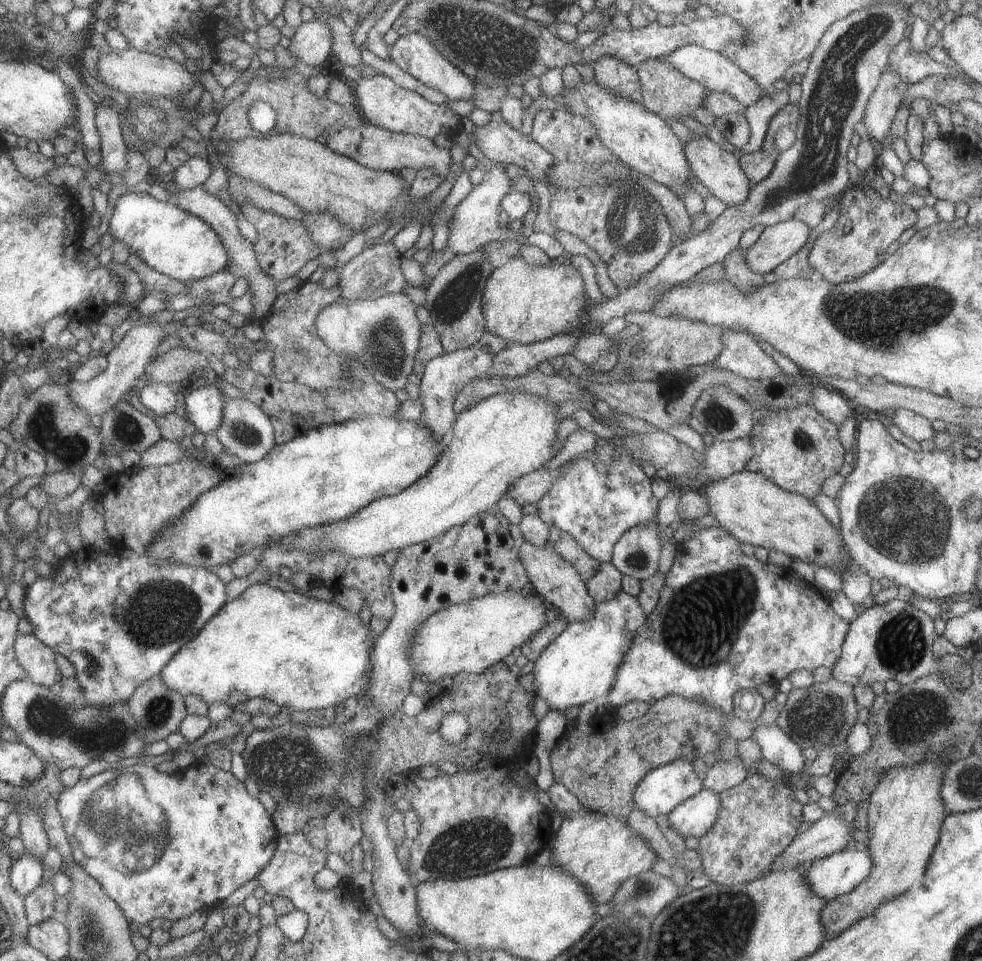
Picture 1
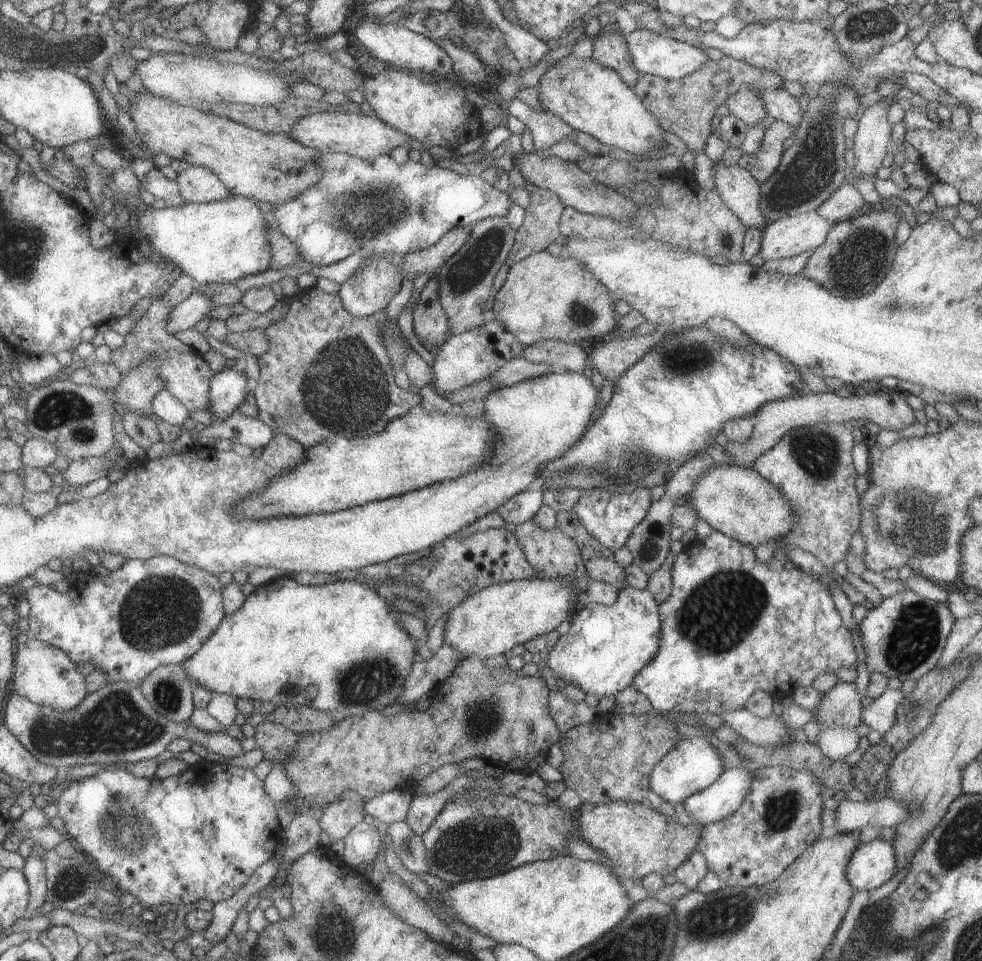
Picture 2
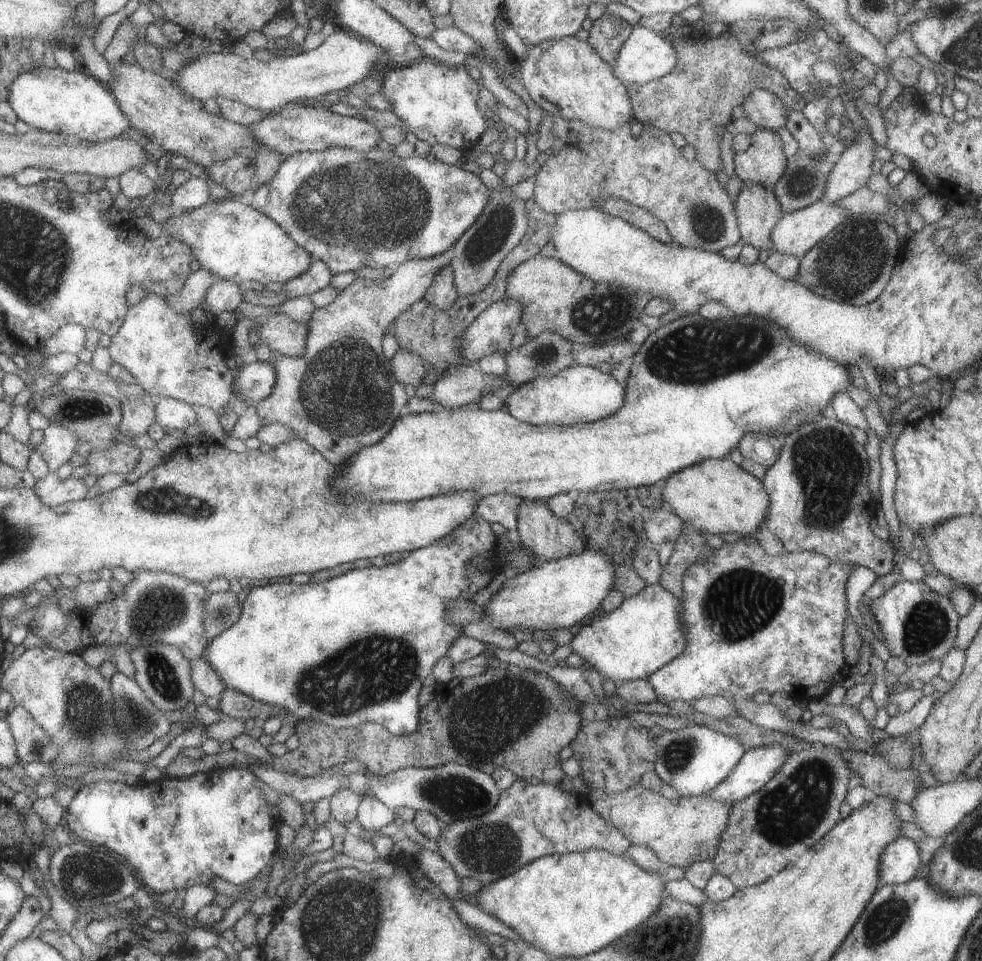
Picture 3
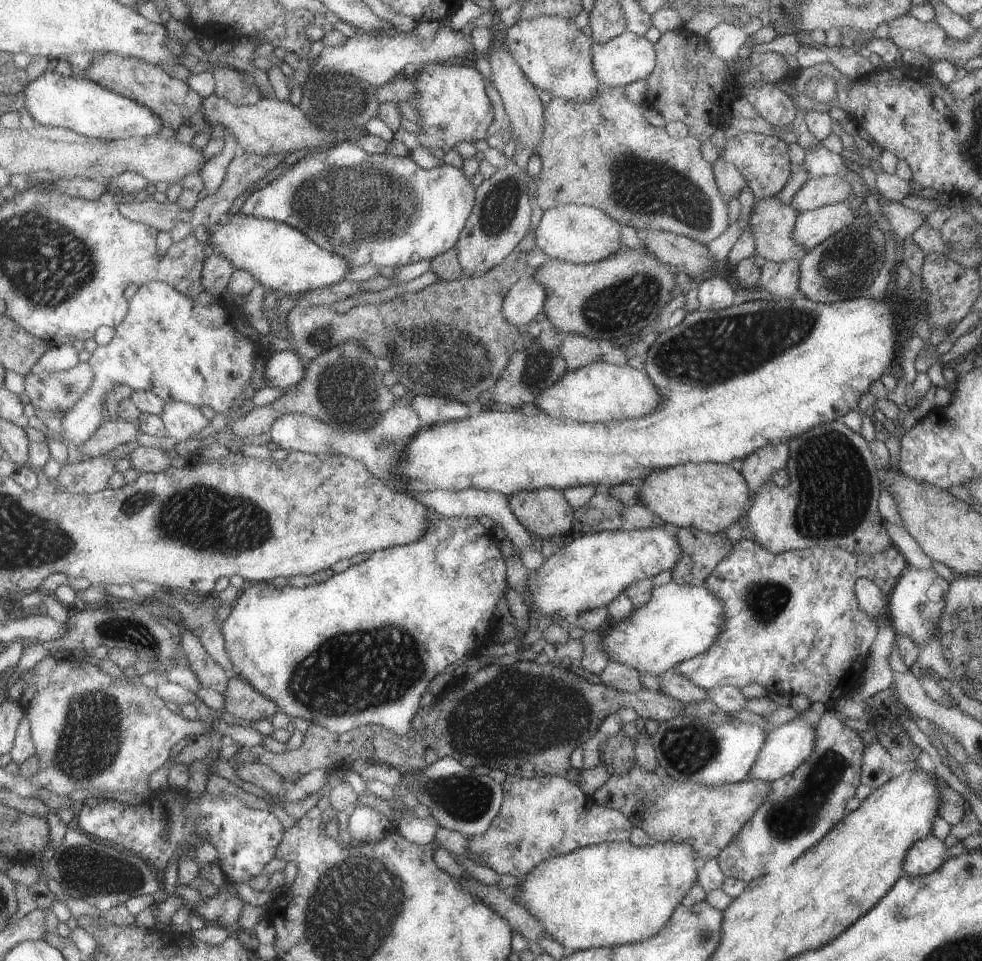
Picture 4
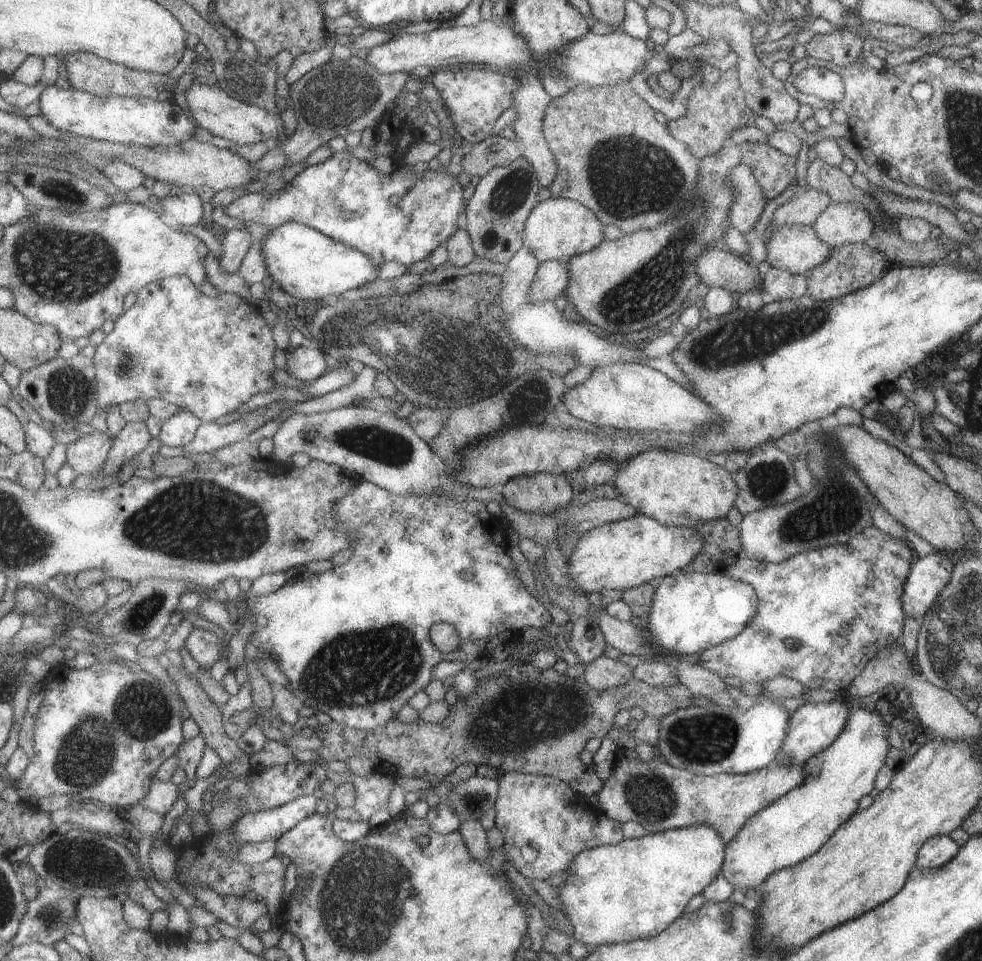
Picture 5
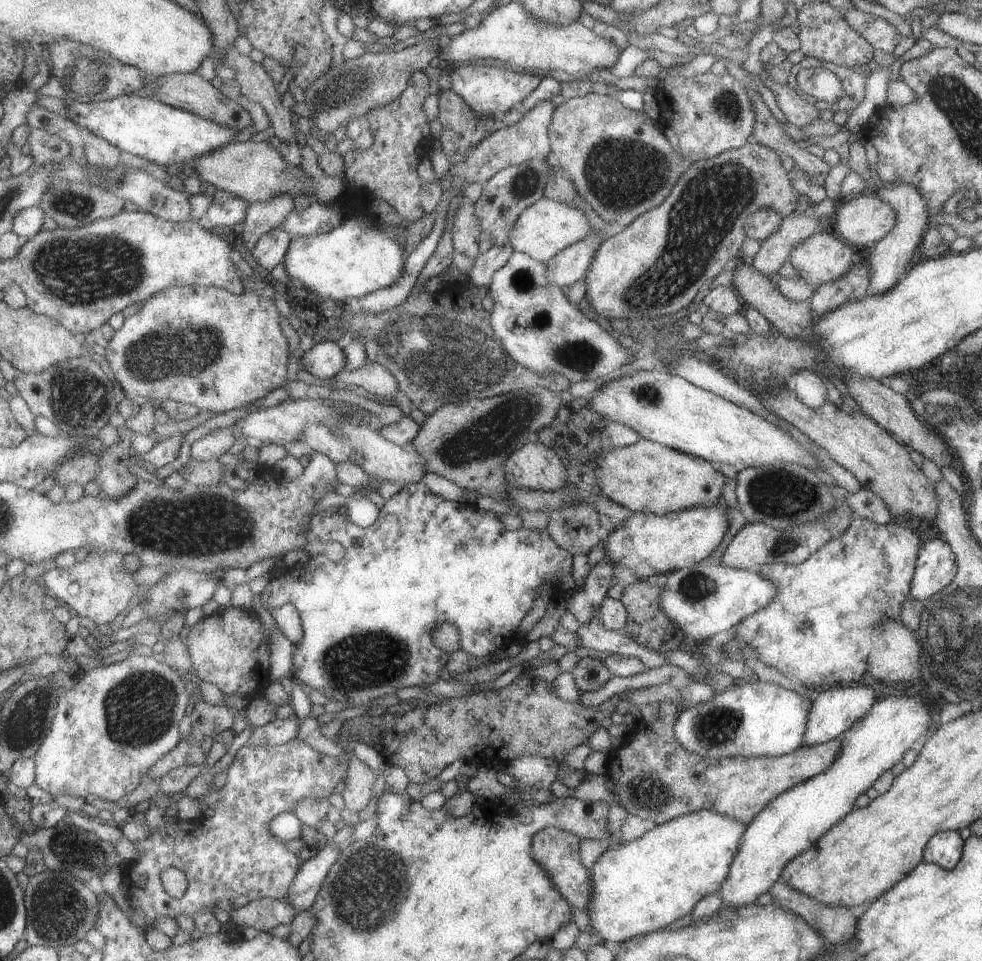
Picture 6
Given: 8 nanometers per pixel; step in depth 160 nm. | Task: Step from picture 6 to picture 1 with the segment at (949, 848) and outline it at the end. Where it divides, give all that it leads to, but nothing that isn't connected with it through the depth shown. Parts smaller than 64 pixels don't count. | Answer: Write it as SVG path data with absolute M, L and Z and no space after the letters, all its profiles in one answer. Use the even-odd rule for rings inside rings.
M865 846L855 849L842 849L830 856L813 860L803 876L809 890L831 901L837 896L847 895L871 872L871 858Z

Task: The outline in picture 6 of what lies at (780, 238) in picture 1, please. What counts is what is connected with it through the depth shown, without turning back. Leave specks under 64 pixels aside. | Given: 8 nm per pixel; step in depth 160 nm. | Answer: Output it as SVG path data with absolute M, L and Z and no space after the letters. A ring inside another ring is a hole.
M861 192L859 195L848 197L834 210L827 231L835 234L850 246L870 247L893 228L895 217L891 206L882 201L875 193Z

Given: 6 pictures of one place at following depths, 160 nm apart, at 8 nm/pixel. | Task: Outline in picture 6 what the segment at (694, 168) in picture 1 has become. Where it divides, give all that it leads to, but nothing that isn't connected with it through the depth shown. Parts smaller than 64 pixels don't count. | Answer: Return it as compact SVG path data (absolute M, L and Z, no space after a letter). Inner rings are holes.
M828 231L808 236L788 252L789 264L813 289L841 276L853 264L851 259L851 246Z

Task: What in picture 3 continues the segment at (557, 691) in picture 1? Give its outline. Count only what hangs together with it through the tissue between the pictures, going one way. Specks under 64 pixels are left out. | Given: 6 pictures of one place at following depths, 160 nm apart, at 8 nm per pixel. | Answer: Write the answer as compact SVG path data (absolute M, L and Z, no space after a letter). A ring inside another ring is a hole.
M652 583L645 586L639 594L625 598L615 610L593 618L593 622L579 628L579 632L572 636L569 646L571 653L579 654L586 668L593 669L602 678L615 682L621 680L647 679L649 674L659 670L661 666L671 662L675 656L685 652L685 624L681 626L679 616L683 616L683 600L669 594L661 584Z

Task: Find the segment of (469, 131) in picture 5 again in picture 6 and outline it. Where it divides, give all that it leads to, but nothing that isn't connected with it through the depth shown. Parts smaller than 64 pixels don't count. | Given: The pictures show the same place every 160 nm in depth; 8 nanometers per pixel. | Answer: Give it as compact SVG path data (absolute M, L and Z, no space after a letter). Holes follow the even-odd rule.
M472 62L452 66L449 80L451 80L450 89L463 100L478 119L489 119L490 117L500 117L513 104L519 104L539 84L541 75L534 72L522 74L497 67L476 66Z

